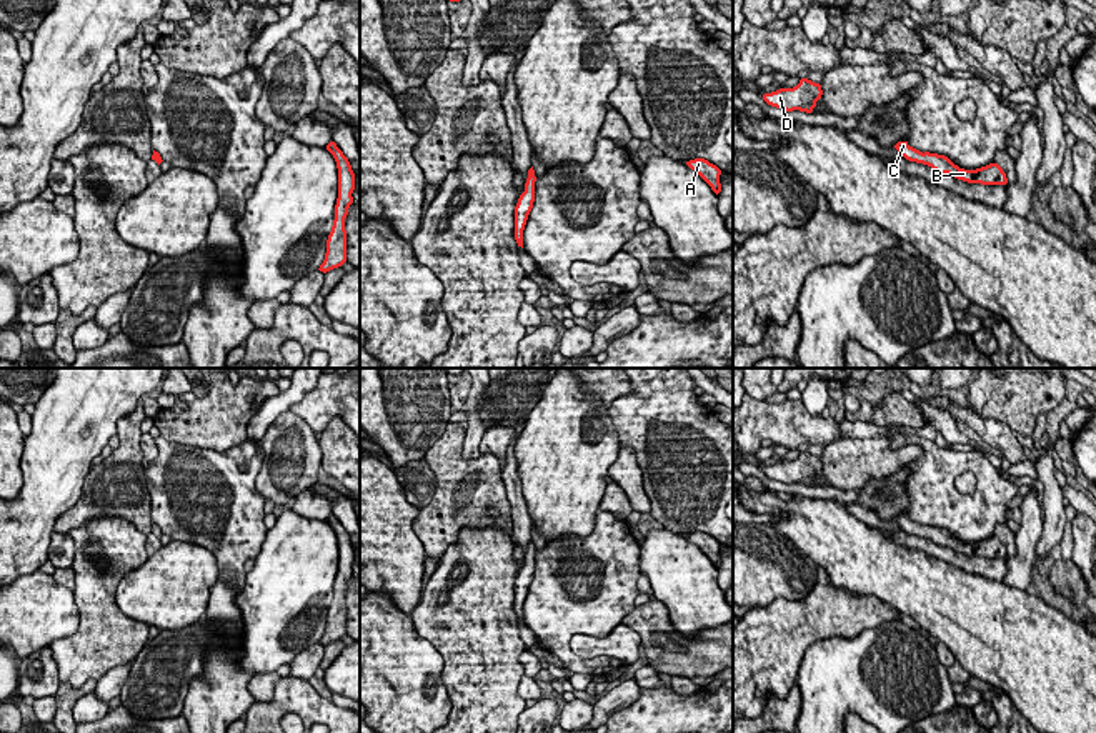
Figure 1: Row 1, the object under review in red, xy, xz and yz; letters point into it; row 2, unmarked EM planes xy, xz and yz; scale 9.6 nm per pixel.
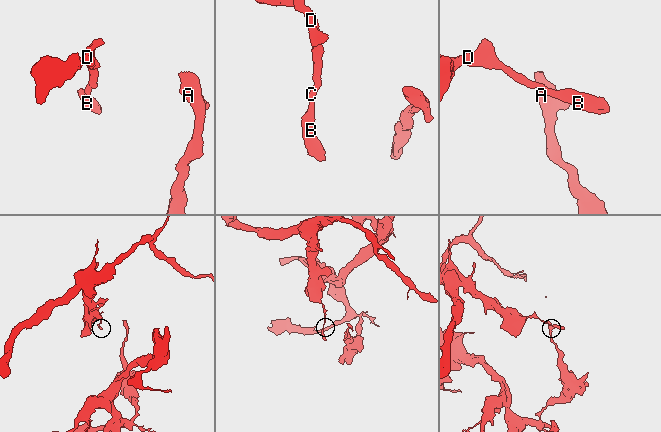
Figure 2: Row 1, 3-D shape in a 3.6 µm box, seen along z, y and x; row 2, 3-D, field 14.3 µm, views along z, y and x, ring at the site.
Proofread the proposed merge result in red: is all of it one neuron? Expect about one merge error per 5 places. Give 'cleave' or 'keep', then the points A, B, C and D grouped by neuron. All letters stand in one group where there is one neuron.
keep; A B C D

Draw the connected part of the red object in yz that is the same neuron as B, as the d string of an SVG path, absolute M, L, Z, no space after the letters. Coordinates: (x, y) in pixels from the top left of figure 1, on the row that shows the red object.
M898 142L894 145L898 153L909 162L923 163L931 167L936 172L949 173L951 177L968 182L968 183L981 183L981 185L1006 185L1008 178L1003 168L998 163L989 163L986 167L976 170L964 170L954 165L948 157L919 152L908 145L908 142Z

